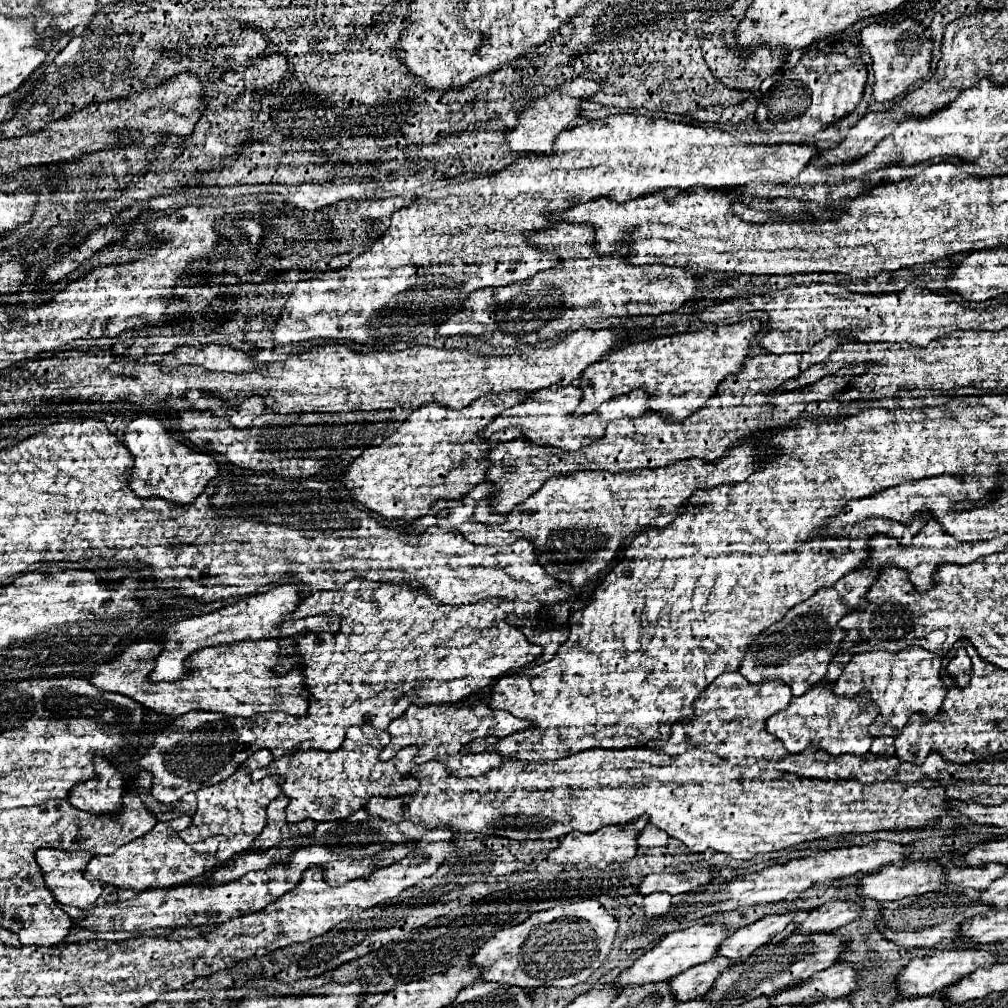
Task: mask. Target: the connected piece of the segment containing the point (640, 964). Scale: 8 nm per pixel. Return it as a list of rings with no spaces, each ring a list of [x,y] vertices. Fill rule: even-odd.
[[[693,925],[693,927],[687,927],[683,931],[675,931],[671,935],[665,935],[653,949],[645,951],[629,969],[621,971],[611,983],[617,989],[623,989],[625,985],[639,985],[641,987],[641,985],[647,985],[647,983],[669,981],[675,975],[687,971],[689,967],[713,959],[721,941],[725,937],[729,937],[729,933],[733,933],[733,931],[729,931],[723,925]]]

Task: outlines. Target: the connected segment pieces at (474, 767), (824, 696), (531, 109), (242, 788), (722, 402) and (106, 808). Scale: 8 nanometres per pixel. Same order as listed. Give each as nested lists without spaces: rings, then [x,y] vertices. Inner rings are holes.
[[[477,701],[475,707],[459,705],[459,703],[441,703],[441,705],[425,705],[417,707],[411,705],[405,715],[391,721],[387,727],[391,735],[391,745],[397,745],[397,749],[405,745],[417,745],[419,747],[419,759],[423,761],[441,761],[445,763],[447,773],[455,777],[479,777],[489,769],[489,761],[481,761],[479,755],[467,753],[467,741],[469,737],[507,737],[509,733],[527,729],[529,723],[515,719],[511,713],[502,710],[494,710],[487,704]],[[481,733],[481,735],[479,735]],[[463,734],[463,739],[459,739]]]
[[[821,683],[809,689],[809,693],[793,697],[791,705],[785,711],[779,711],[773,717],[769,717],[767,733],[777,737],[789,753],[801,753],[803,749],[813,745],[815,749],[821,749],[835,757],[845,753],[865,755],[873,741],[869,725],[875,721],[875,717],[877,717],[877,707],[865,693],[853,699],[837,697],[833,695],[831,685]]]
[[[573,79],[573,81],[565,81],[561,83],[555,91],[543,95],[541,99],[535,99],[519,117],[517,117],[517,125],[513,129],[507,129],[505,131],[505,139],[509,143],[509,147],[513,151],[519,151],[519,153],[549,153],[551,151],[551,145],[555,141],[555,137],[565,131],[565,129],[571,129],[575,123],[577,123],[577,117],[581,113],[581,101],[587,93],[593,95],[601,89],[599,83],[595,81],[589,81],[589,79]]]
[[[239,771],[233,773],[229,779],[211,785],[211,787],[201,787],[197,795],[197,811],[193,815],[193,827],[189,827],[183,833],[185,843],[193,843],[193,839],[201,841],[213,835],[225,835],[227,838],[225,846],[217,850],[217,859],[224,864],[232,859],[235,855],[249,851],[253,839],[263,831],[267,823],[265,809],[267,805],[281,795],[281,785],[283,777],[279,775],[269,775],[257,783],[253,783],[249,777],[239,777]]]
[[[831,335],[801,355],[766,353],[751,357],[740,373],[728,375],[723,380],[717,388],[717,395],[711,397],[707,405],[686,417],[681,423],[665,421],[658,413],[653,412],[640,418],[613,420],[606,428],[606,437],[593,441],[591,445],[579,451],[539,447],[533,443],[525,443],[523,439],[499,443],[489,451],[487,457],[489,467],[485,473],[485,481],[491,483],[491,491],[487,497],[491,511],[507,515],[515,505],[523,503],[553,475],[569,475],[577,471],[599,471],[599,469],[610,473],[629,472],[647,467],[655,469],[655,467],[669,466],[687,457],[699,457],[703,461],[715,463],[717,459],[725,457],[739,439],[786,426],[790,420],[800,418],[804,412],[804,405],[810,402],[833,400],[853,378],[852,375],[825,376],[812,385],[793,391],[780,393],[773,390],[812,365],[822,363],[823,359],[831,354],[831,349],[837,347],[839,343],[845,343],[845,339],[841,339],[839,335]]]
[[[95,757],[95,777],[72,789],[68,800],[91,815],[117,815],[123,809],[123,775],[103,757]]]

